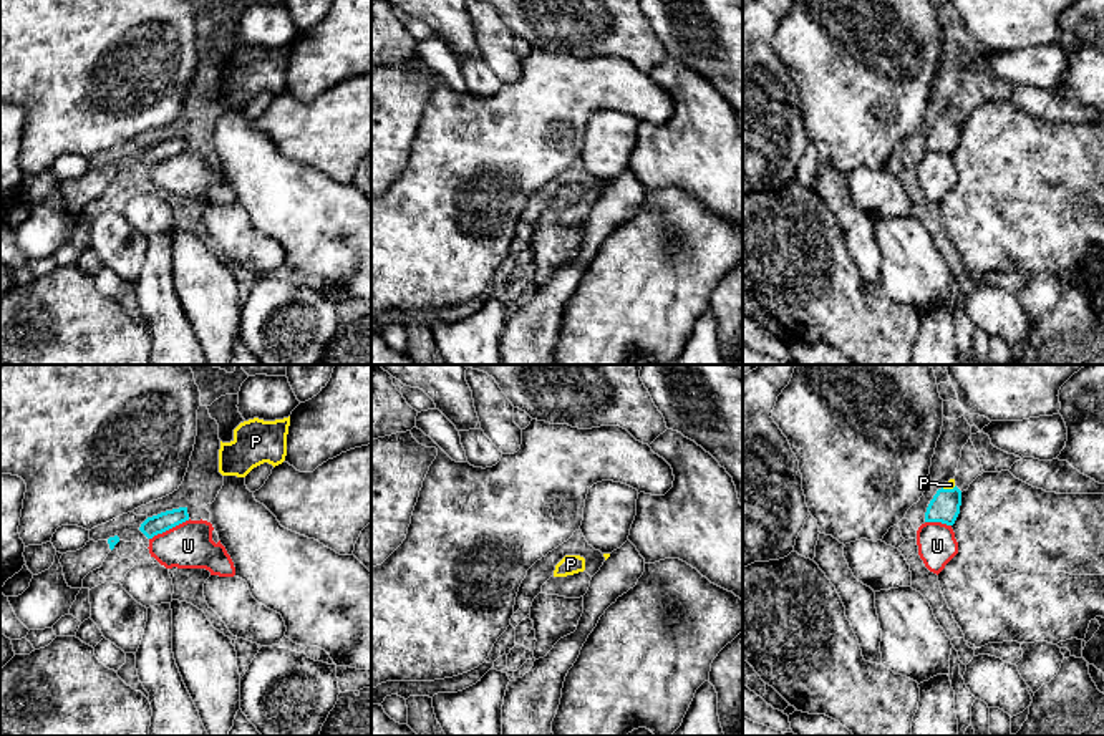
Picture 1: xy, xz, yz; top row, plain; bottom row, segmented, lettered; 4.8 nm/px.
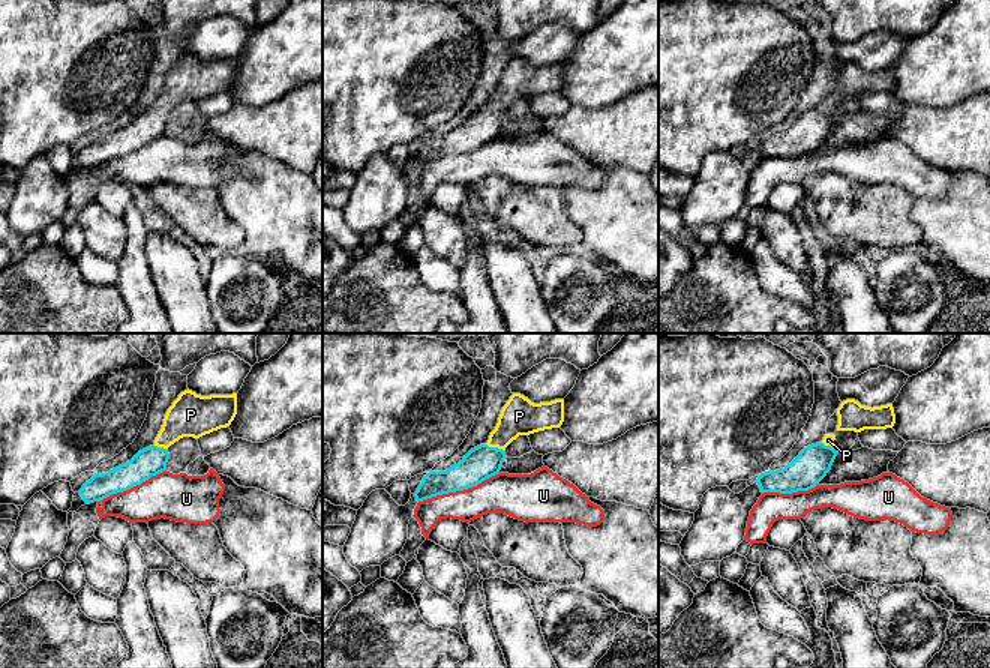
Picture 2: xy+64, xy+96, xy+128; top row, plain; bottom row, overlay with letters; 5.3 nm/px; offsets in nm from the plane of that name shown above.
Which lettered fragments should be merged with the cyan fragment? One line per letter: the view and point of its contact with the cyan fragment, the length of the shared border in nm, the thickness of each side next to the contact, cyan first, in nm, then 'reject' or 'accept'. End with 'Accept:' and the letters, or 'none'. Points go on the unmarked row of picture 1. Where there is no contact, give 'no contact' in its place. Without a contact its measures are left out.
P: meets cyan in yz at (949, 118); contact 70 nm long; 150 nm thick on the cyan side, 50 nm on the other; accept
U: meets cyan in xy at (169, 156); contact 220 nm long; 90 nm thick on the cyan side, 220 nm on the other; reject
Accept: P

